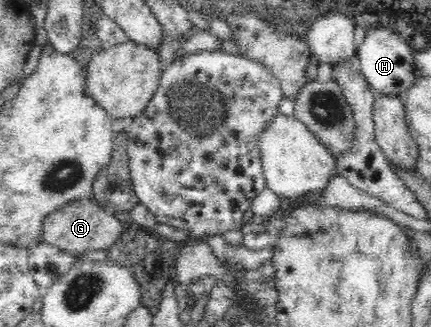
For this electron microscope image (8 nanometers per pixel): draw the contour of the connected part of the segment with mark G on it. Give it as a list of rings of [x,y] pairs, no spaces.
[[[92,198],[73,201],[58,210],[49,212],[41,224],[39,242],[59,248],[68,254],[80,254],[85,250],[107,250],[118,240],[122,228],[113,214],[104,211]]]

